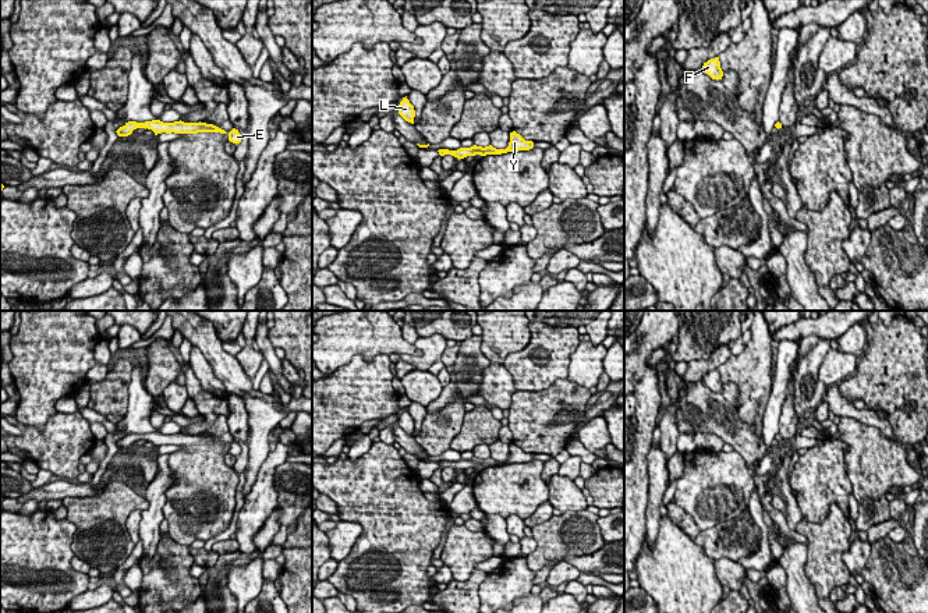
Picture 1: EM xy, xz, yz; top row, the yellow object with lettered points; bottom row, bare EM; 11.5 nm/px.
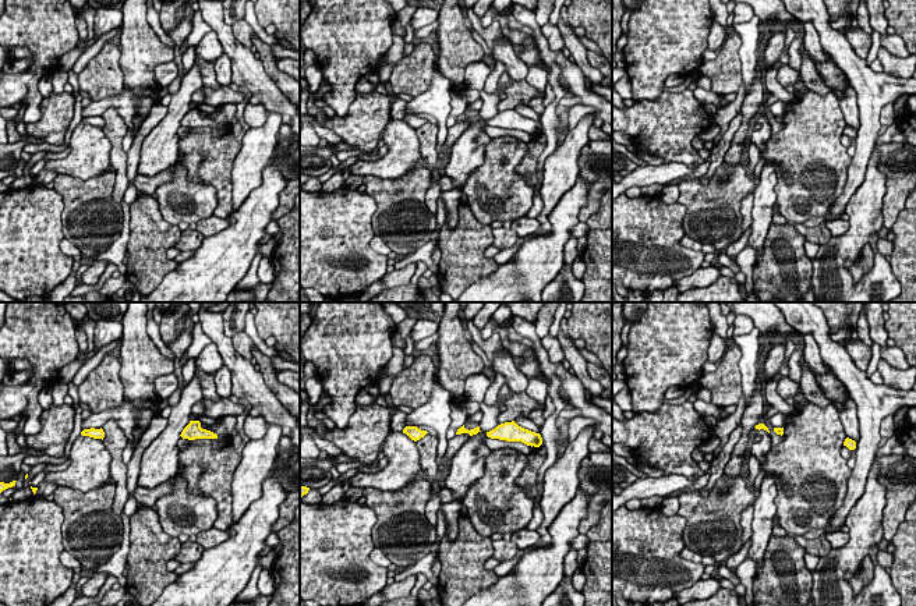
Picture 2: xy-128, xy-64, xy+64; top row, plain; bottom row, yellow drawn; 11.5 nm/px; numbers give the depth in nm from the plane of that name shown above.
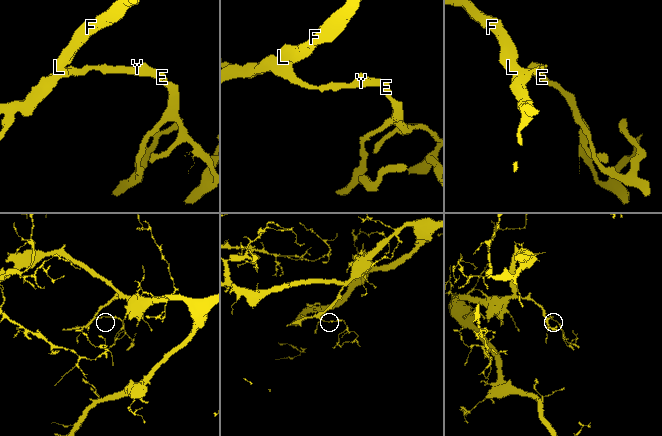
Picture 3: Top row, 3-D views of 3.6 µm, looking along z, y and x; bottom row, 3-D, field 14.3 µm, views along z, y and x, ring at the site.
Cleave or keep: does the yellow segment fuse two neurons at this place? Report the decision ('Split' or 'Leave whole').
Leave whole

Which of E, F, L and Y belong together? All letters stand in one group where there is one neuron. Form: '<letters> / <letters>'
E F L Y

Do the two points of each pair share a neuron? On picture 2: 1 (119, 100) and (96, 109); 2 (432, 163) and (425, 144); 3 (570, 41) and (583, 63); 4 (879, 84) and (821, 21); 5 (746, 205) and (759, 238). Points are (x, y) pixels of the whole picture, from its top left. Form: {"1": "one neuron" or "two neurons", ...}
{"1": "one neuron", "2": "one neuron", "3": "one neuron", "4": "one neuron", "5": "two neurons"}

